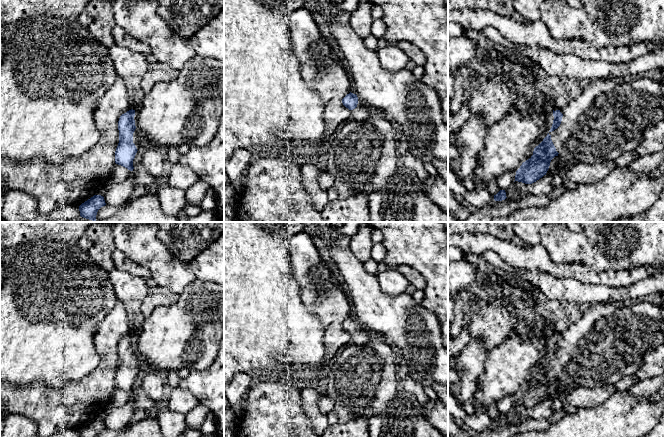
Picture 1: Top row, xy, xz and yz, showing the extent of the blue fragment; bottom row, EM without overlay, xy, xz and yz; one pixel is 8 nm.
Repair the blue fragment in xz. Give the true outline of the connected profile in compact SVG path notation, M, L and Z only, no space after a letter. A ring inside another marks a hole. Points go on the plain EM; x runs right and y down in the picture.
M349 317L342 323L343 329L351 335L351 344L366 344L373 334L363 328L356 318Z

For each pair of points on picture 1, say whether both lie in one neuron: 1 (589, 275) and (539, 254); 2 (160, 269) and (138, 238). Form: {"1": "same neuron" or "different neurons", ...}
{"1": "same neuron", "2": "same neuron"}

